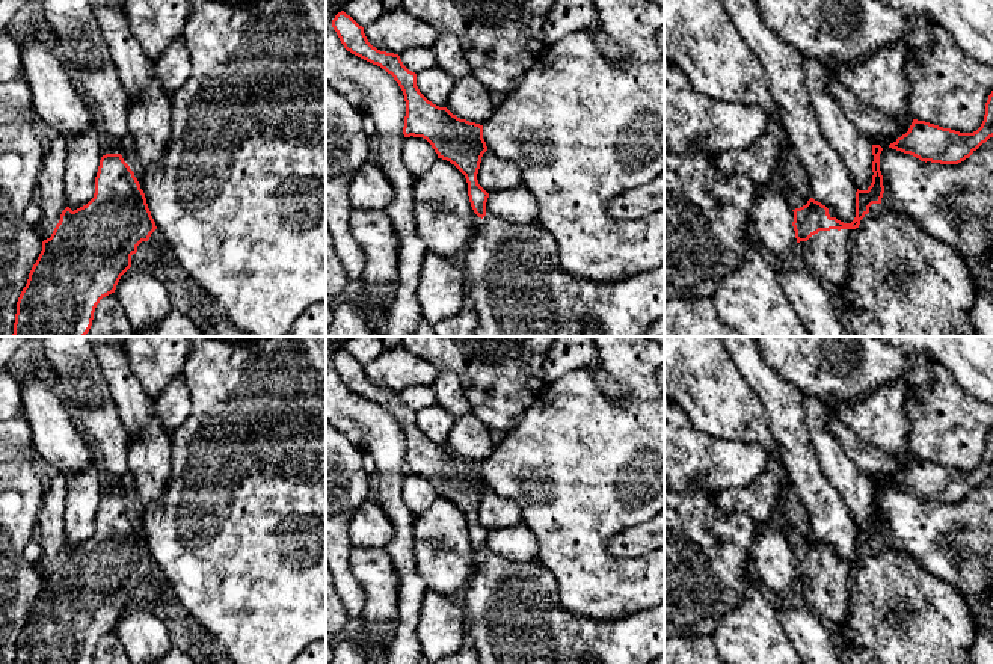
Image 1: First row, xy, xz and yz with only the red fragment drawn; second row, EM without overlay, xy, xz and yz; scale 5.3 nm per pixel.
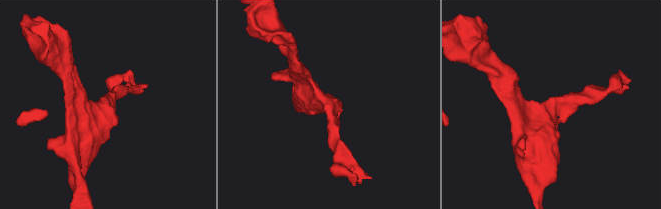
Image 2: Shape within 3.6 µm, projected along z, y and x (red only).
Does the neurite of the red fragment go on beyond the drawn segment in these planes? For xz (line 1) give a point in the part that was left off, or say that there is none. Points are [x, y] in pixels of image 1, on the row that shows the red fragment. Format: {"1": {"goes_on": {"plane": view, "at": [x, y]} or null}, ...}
{"1": {"goes_on": null}}

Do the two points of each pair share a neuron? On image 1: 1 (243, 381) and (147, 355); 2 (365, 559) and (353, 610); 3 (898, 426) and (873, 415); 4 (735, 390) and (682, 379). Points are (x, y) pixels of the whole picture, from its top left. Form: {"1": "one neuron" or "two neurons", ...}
{"1": "two neurons", "2": "two neurons", "3": "one neuron", "4": "one neuron"}

